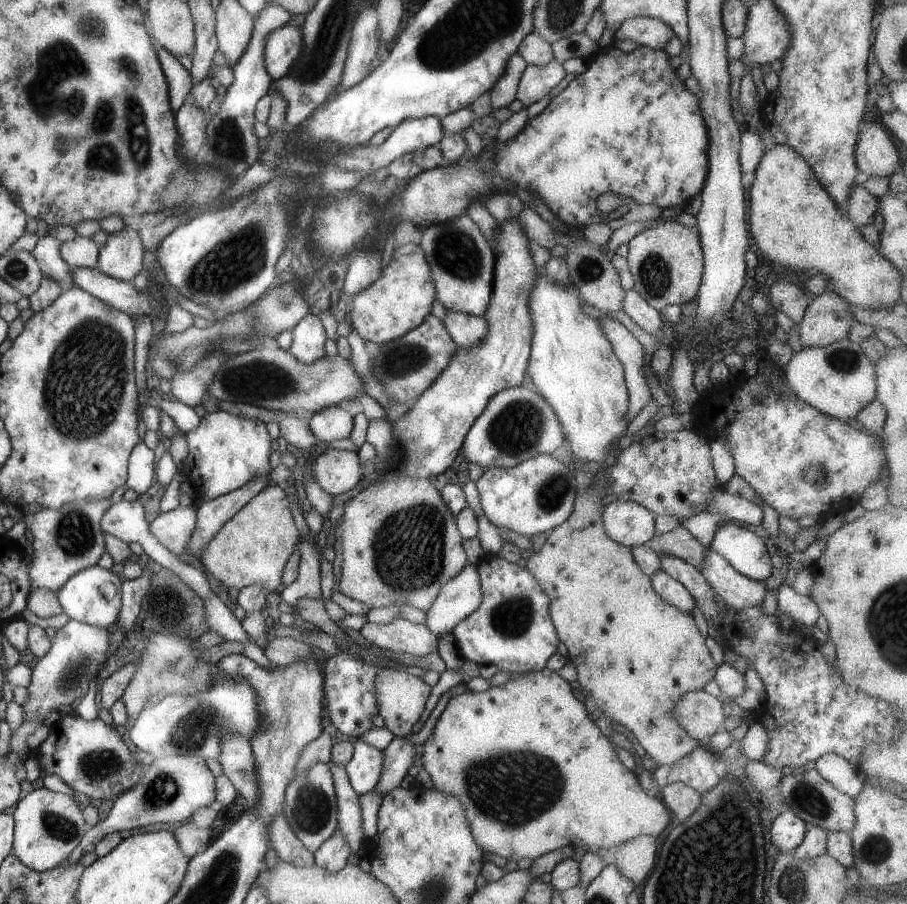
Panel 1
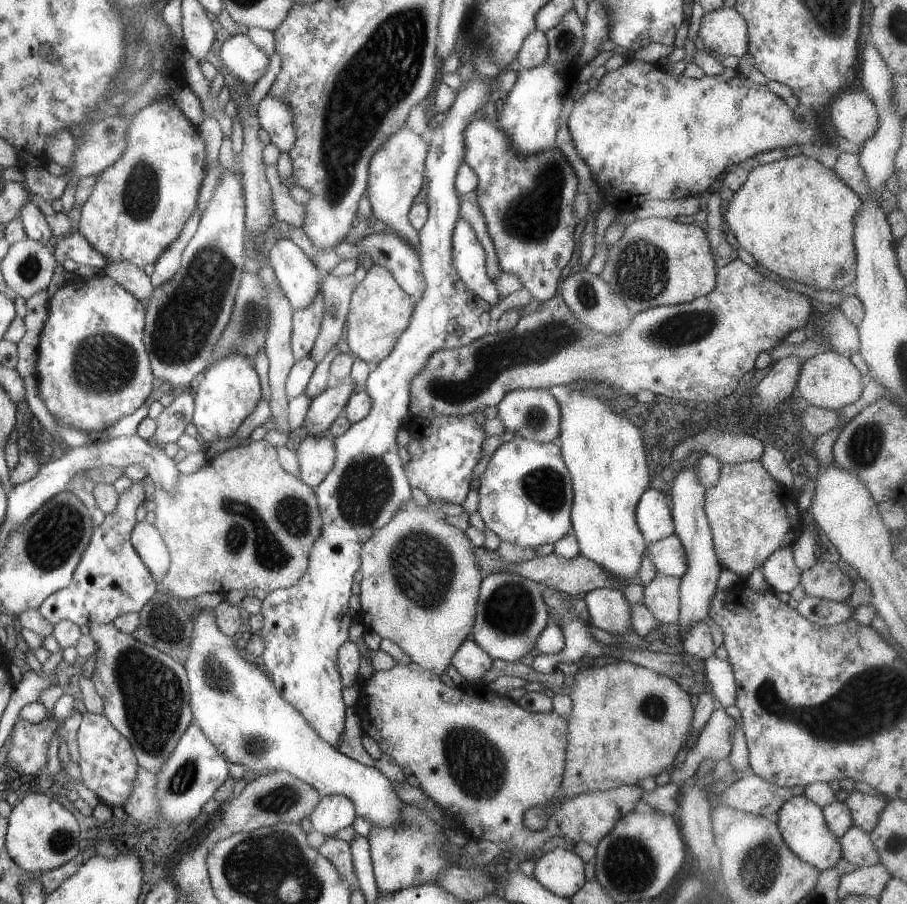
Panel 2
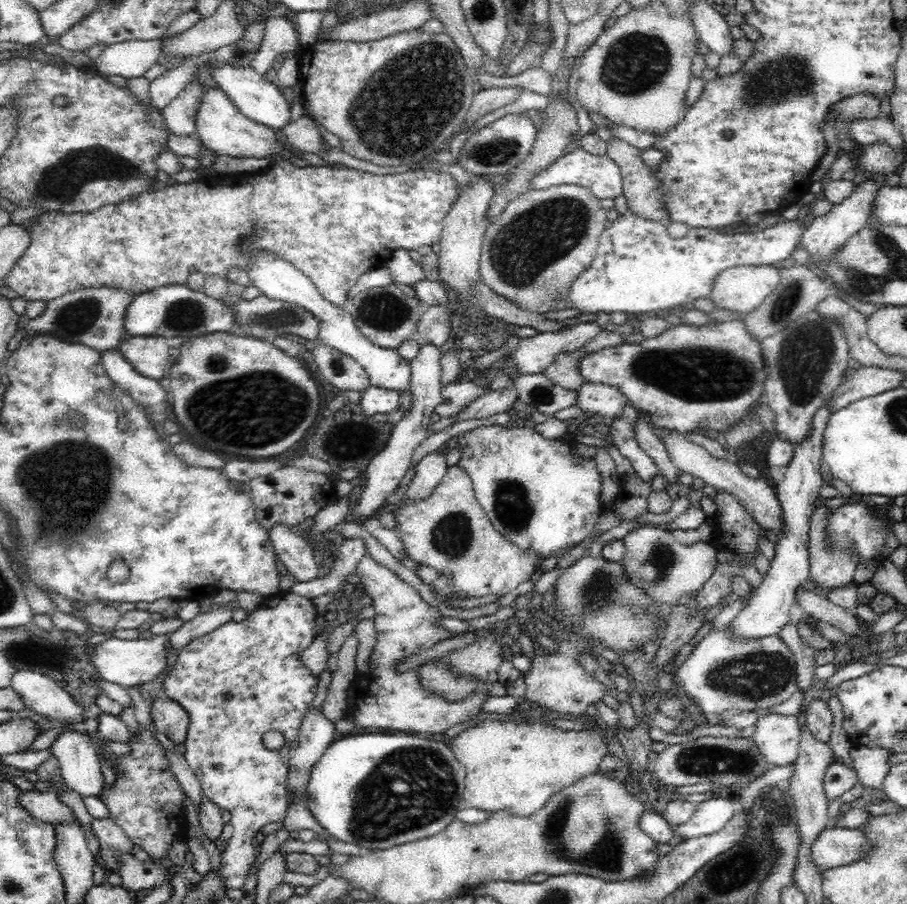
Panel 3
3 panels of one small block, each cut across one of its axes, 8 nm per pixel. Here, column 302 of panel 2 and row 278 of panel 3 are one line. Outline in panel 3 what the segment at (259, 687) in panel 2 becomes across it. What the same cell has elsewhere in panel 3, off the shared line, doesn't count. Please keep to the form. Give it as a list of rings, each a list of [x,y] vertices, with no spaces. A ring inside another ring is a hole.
[[[774,265],[732,267],[716,277],[716,286],[714,286],[714,290],[709,297],[712,302],[716,303],[717,307],[747,315],[758,308],[780,286],[780,279],[779,269]]]

